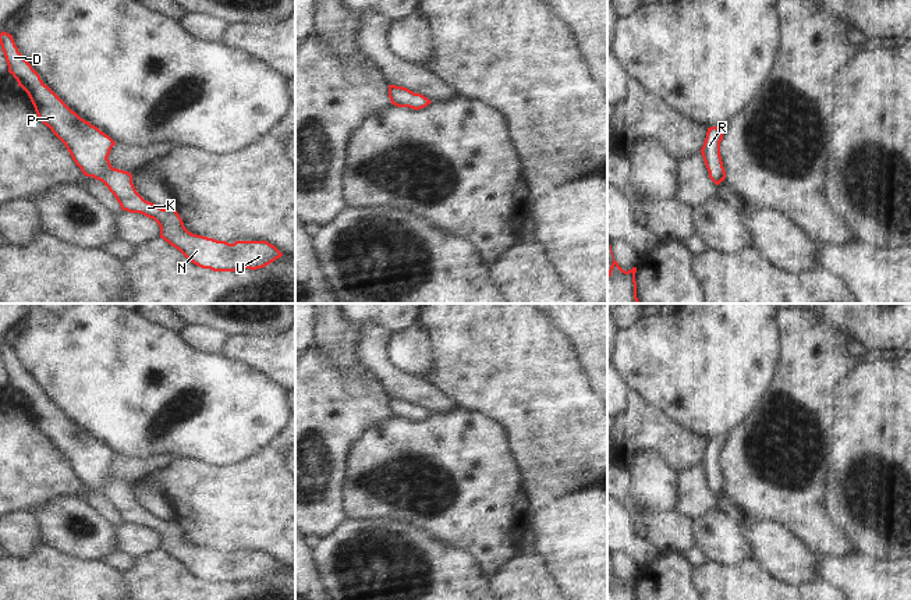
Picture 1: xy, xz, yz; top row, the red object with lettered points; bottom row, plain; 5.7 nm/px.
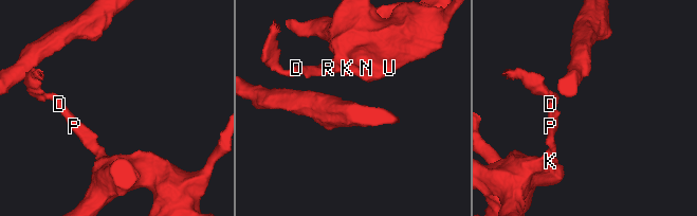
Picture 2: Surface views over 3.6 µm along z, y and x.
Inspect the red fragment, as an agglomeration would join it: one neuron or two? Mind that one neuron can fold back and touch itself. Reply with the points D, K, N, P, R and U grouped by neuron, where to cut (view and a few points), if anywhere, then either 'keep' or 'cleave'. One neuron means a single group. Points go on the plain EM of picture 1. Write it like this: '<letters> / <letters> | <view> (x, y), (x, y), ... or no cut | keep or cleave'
D K N P R U | no cut | keep

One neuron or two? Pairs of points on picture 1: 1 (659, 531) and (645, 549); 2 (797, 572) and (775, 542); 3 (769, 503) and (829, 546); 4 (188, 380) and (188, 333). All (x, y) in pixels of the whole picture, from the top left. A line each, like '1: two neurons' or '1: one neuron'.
1: two neurons
2: one neuron
3: one neuron
4: two neurons

